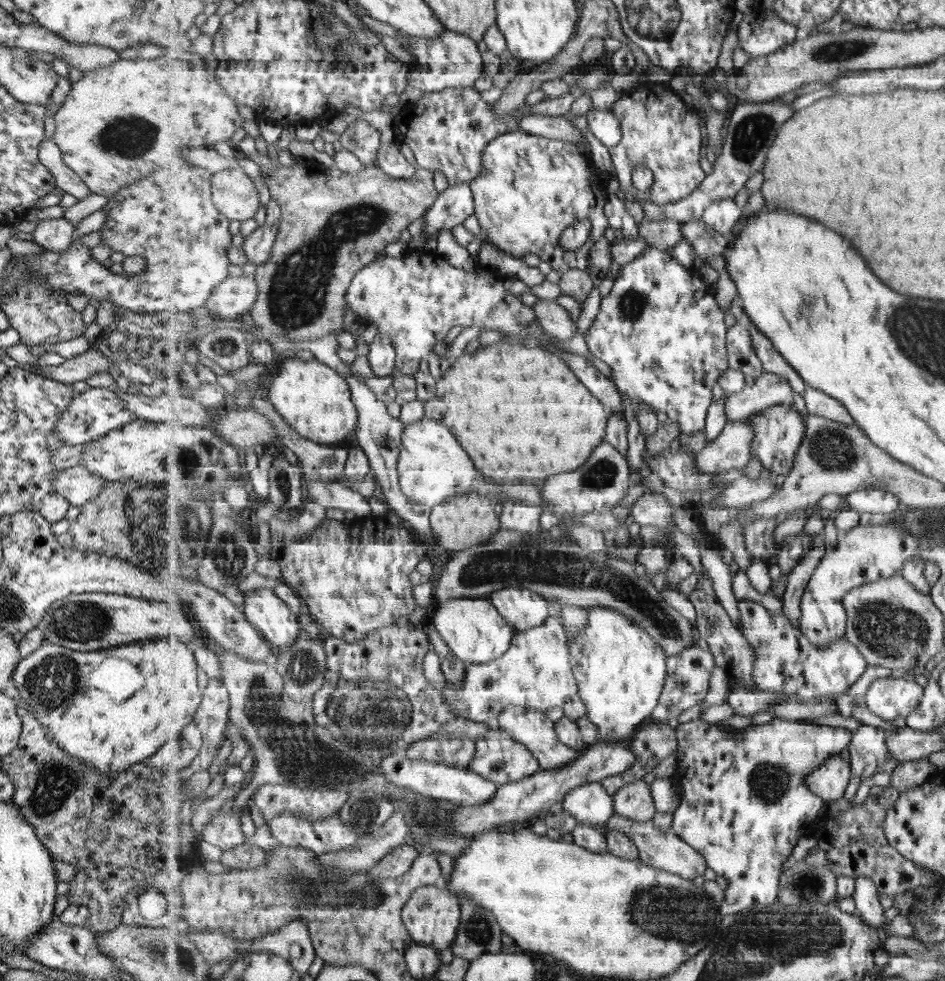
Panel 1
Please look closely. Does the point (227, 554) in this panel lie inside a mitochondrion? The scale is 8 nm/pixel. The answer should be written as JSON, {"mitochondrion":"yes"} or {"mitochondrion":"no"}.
{"mitochondrion":"yes"}

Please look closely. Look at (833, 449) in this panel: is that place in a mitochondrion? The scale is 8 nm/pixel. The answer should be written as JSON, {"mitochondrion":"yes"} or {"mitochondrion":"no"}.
{"mitochondrion":"yes"}

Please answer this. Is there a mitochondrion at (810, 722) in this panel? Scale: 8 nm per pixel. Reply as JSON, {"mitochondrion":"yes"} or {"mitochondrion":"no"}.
{"mitochondrion":"no"}

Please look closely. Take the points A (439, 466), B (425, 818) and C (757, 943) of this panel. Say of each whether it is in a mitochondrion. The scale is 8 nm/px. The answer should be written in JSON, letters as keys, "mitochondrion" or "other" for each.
{"A":"mitochondrion","B":"mitochondrion","C":"mitochondrion"}

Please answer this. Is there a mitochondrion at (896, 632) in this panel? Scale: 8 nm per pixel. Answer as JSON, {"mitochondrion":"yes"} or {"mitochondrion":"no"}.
{"mitochondrion":"yes"}

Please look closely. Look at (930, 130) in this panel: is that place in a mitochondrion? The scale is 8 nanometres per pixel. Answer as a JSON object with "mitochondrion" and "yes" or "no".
{"mitochondrion":"no"}

